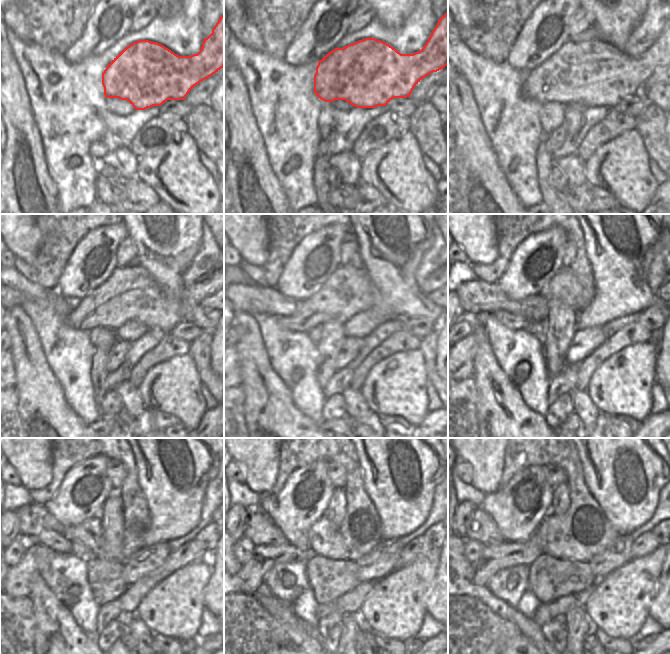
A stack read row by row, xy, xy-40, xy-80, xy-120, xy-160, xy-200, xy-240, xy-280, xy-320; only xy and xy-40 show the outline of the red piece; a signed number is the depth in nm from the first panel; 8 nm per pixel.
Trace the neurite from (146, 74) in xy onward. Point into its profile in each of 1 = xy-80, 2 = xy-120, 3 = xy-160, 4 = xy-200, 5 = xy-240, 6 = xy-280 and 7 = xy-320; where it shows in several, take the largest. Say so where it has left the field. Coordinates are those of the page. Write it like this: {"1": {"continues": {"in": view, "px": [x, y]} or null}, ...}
{"1": {"continues": {"in": "xy-80", "px": [593, 73]}}, "2": {"continues": {"in": "xy-120", "px": [130, 293]}}, "3": {"continues": {"in": "xy-160", "px": [349, 290]}}, "4": {"continues": {"in": "xy-200", "px": [564, 286]}}, "5": {"continues": {"in": "xy-240", "px": [55, 541]}}, "6": {"continues": {"in": "xy-280", "px": [259, 529]}}, "7": {"continues": {"in": "xy-320", "px": [481, 527]}}}

